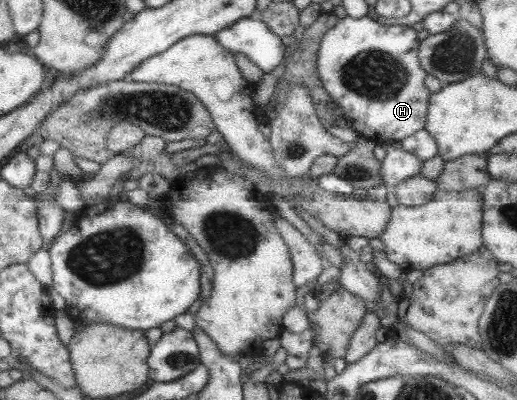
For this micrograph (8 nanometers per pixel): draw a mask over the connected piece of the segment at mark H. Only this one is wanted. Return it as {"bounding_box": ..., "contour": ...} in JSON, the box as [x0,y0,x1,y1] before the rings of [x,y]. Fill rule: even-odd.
{"bounding_box":[317,16,430,143],"contour":[[[345,16],[329,28],[320,40],[317,50],[317,74],[321,86],[330,98],[342,108],[343,118],[351,122],[357,136],[373,139],[378,143],[399,142],[413,132],[424,128],[430,92],[423,85],[427,75],[417,61],[417,32],[401,25],[383,25],[367,16]]]}

